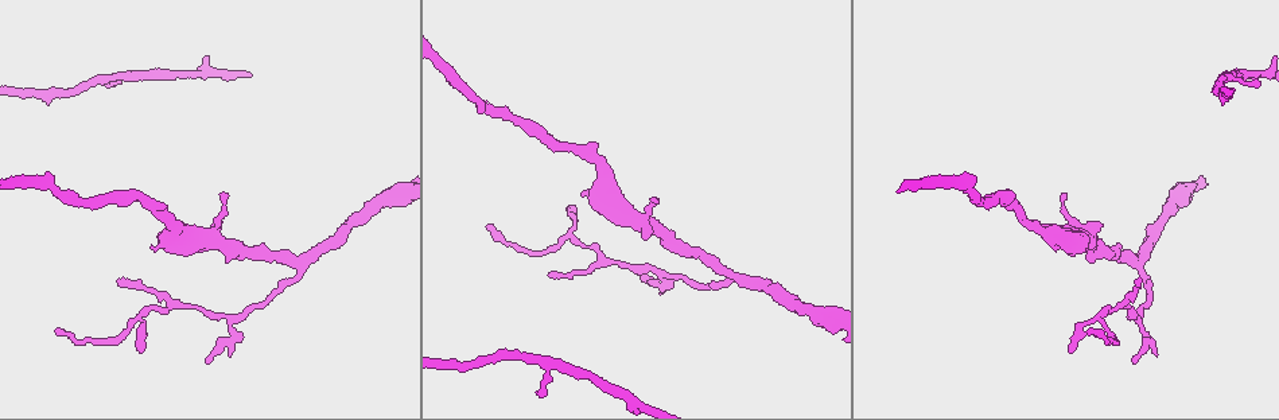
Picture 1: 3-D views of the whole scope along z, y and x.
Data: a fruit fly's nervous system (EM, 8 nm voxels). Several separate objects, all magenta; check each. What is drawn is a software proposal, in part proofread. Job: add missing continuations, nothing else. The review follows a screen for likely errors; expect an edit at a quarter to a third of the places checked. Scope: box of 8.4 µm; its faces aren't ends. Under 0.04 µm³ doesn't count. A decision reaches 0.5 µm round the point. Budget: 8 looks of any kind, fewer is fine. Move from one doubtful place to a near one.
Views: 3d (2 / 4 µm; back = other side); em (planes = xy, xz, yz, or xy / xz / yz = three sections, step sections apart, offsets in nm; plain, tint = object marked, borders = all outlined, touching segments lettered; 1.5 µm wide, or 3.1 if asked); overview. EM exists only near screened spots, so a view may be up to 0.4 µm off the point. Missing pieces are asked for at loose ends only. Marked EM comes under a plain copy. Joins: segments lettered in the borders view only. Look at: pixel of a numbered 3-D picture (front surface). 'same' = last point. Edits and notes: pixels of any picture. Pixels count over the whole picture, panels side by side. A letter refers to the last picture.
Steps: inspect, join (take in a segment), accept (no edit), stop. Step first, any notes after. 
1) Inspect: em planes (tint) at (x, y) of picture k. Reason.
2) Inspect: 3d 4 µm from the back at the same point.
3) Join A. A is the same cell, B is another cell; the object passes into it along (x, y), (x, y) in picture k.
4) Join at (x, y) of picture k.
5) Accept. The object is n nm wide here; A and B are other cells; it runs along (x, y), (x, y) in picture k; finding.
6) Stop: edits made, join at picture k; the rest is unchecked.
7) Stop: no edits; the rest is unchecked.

Inspect: em planes (tint) at (1063, 194) of picture 1. Tapers out.

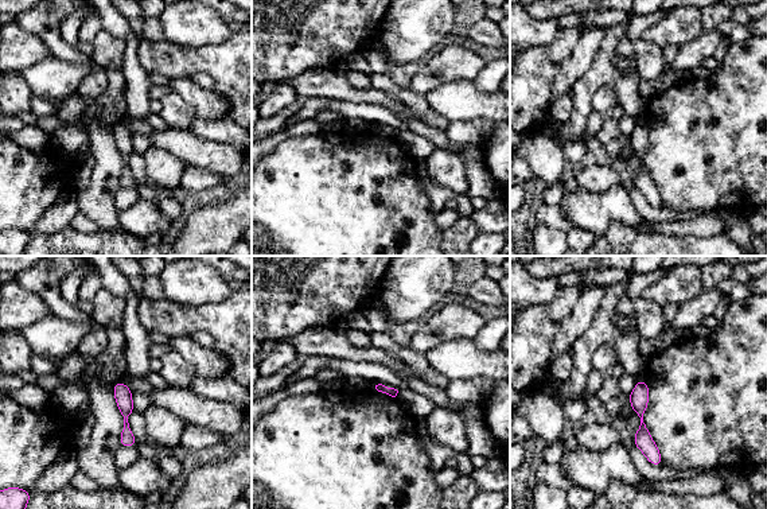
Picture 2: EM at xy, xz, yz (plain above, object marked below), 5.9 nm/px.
Inspect: em planes (borders) at the same point. What lies round it.

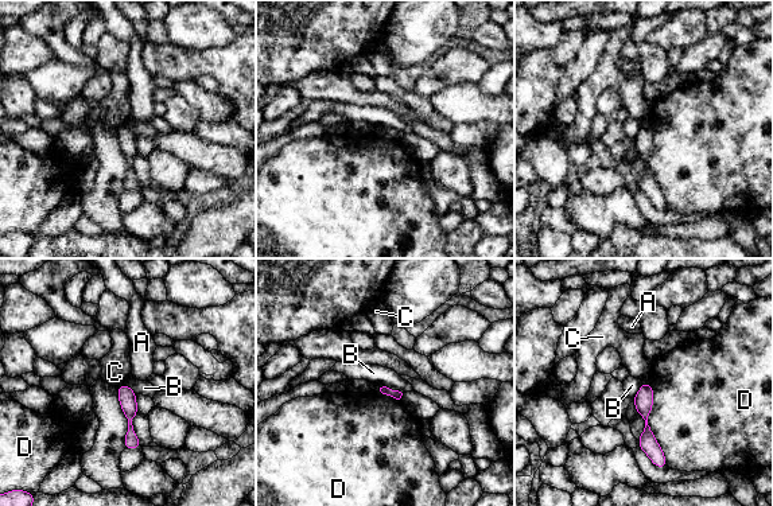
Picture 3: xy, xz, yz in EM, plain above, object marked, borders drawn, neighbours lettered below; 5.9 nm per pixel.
Accept. The longest contact is with D, 550 nm; A, B, C and D are other cells; a border runs along (377, 382), (397, 389), (401, 393) in picture 3; none of them fits.

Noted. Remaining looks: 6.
Inspect: 3d 2 µm at (105, 86) of picture 1. Tapers out.

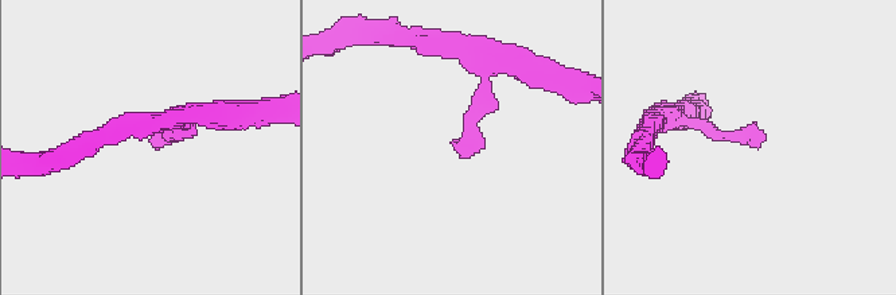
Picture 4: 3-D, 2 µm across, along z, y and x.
Inspect: em planes (borders) at (759, 143) of picture 4.

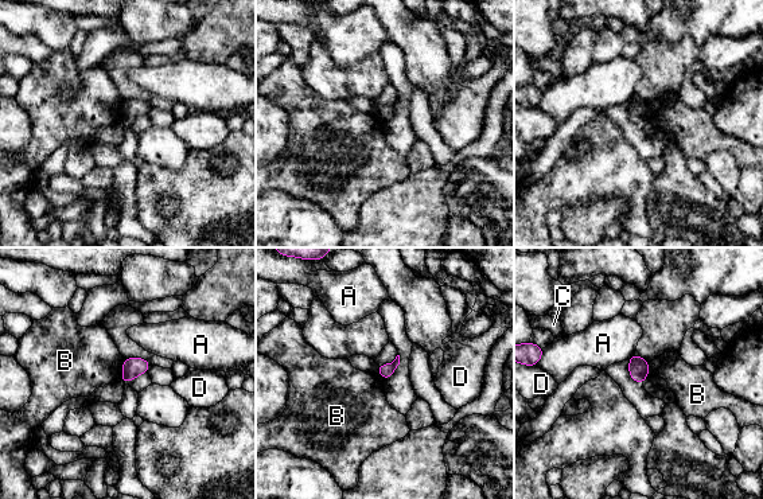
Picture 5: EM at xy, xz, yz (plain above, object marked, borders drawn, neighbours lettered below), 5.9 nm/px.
Accept. A, B, C and D are other cells; a border runs along (124, 358), (120, 379) in picture 5; none of them fits.

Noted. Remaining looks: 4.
Inspect: em planes (tint) at (1134, 361) of picture 1. Tapers out.

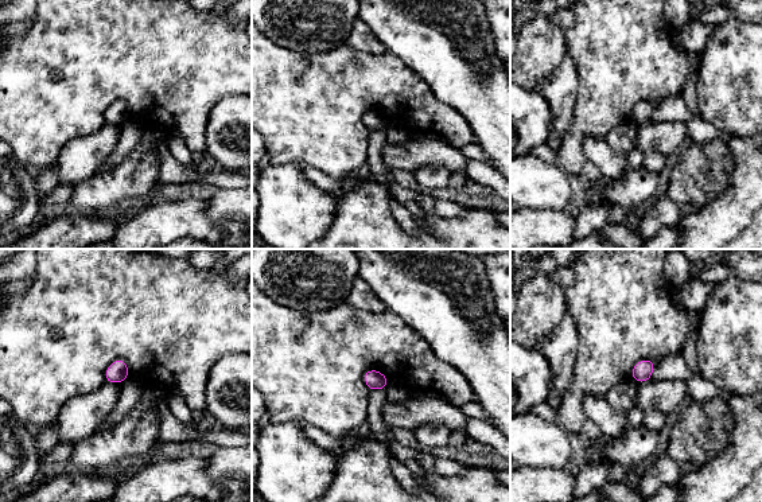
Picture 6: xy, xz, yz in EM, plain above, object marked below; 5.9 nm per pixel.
Inspect: em planes (borders) at the same point. See the neighbours.

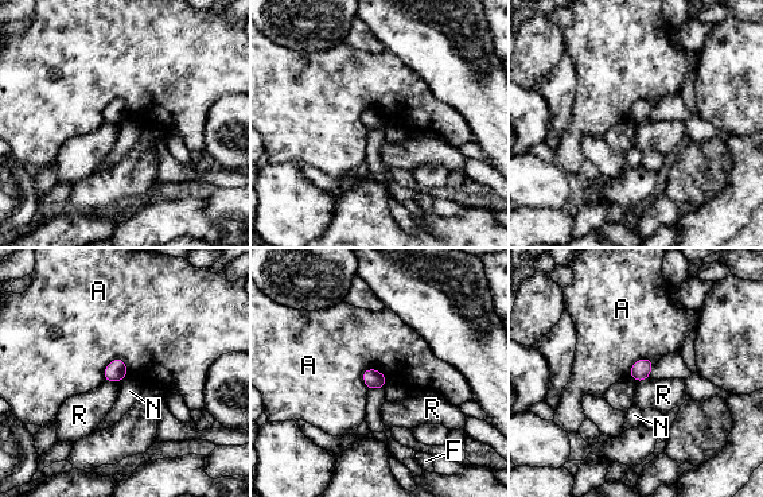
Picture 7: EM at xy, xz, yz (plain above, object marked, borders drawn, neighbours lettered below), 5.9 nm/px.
Accept. The object is 120 nm wide here; A, F, N and R are other cells; no lettered segment goes on from it.

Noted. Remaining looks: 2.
Stop: no edits; the rest is unchecked.

